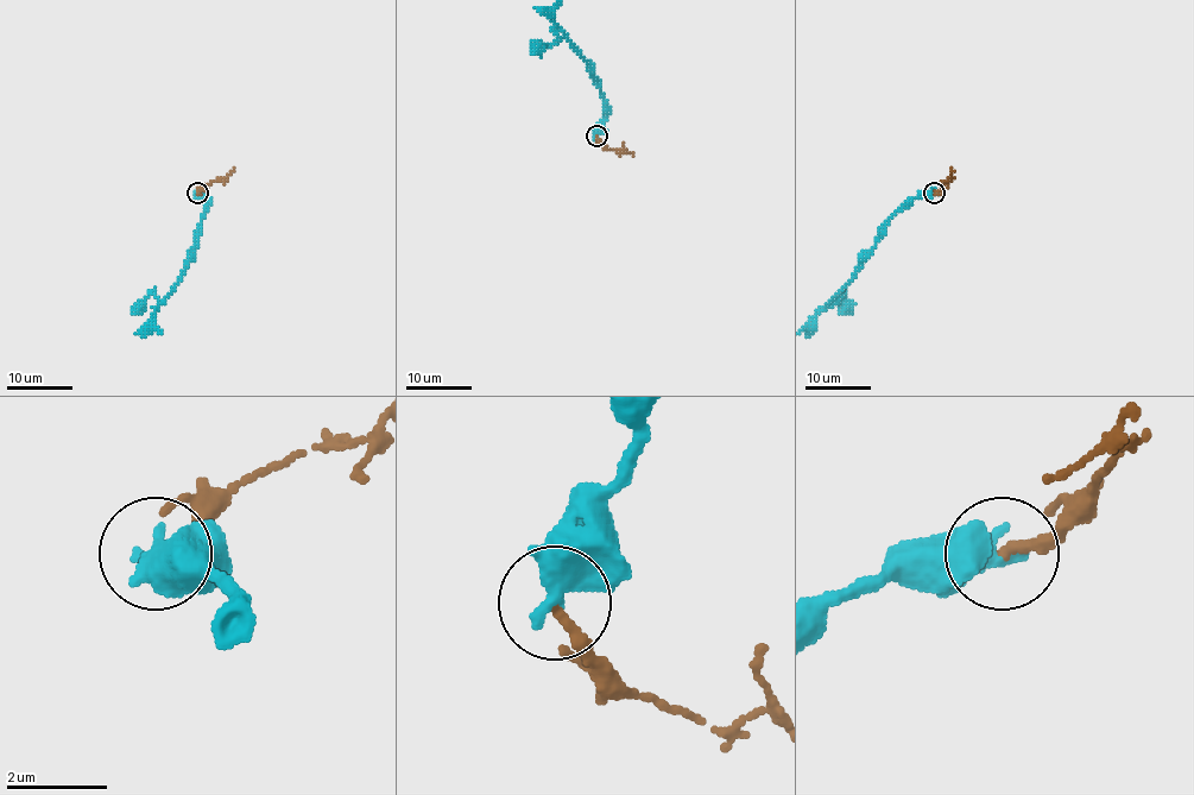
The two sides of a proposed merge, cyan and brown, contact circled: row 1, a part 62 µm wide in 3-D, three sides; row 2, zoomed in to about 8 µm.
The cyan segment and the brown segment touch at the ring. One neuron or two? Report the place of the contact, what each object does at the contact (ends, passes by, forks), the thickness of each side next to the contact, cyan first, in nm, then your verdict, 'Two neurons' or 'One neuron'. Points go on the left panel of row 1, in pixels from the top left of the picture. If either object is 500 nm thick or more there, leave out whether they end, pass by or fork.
Place: (197, 193). Thickness 550 nm (cyan) against 200 nm. Two neurons

